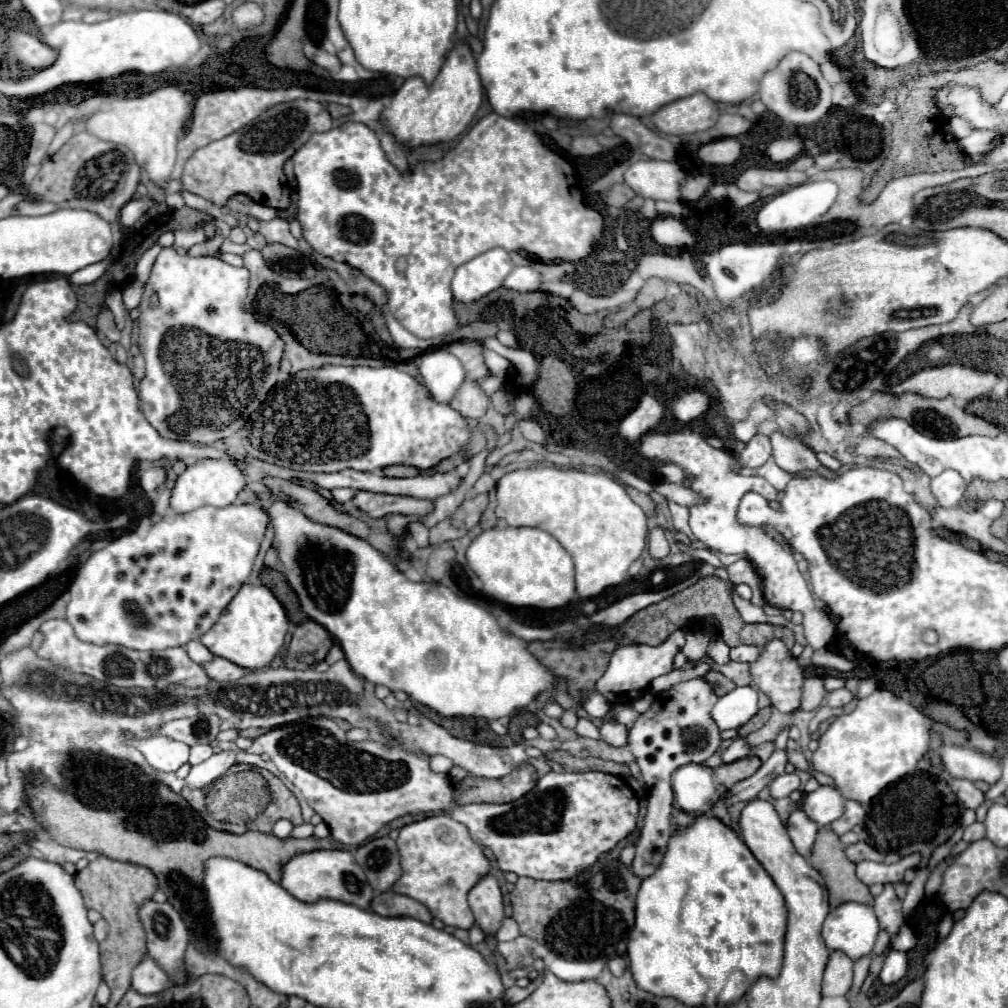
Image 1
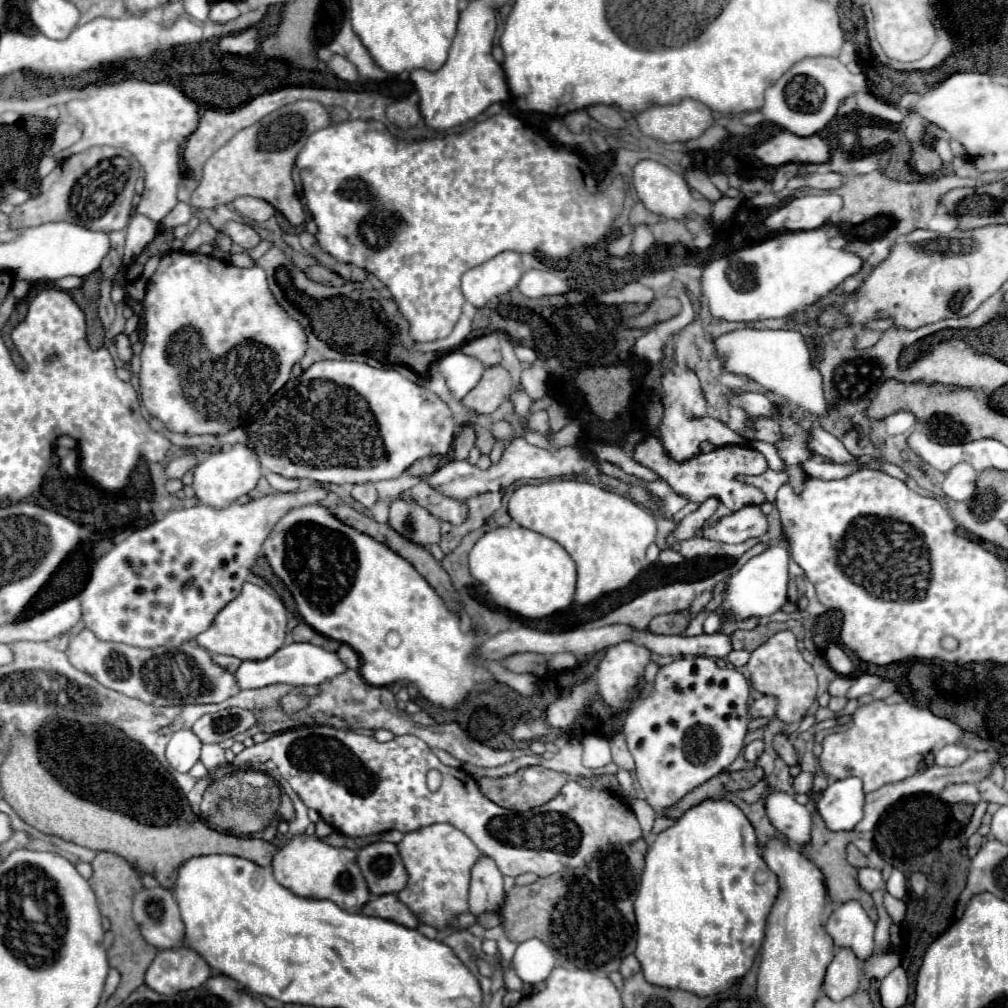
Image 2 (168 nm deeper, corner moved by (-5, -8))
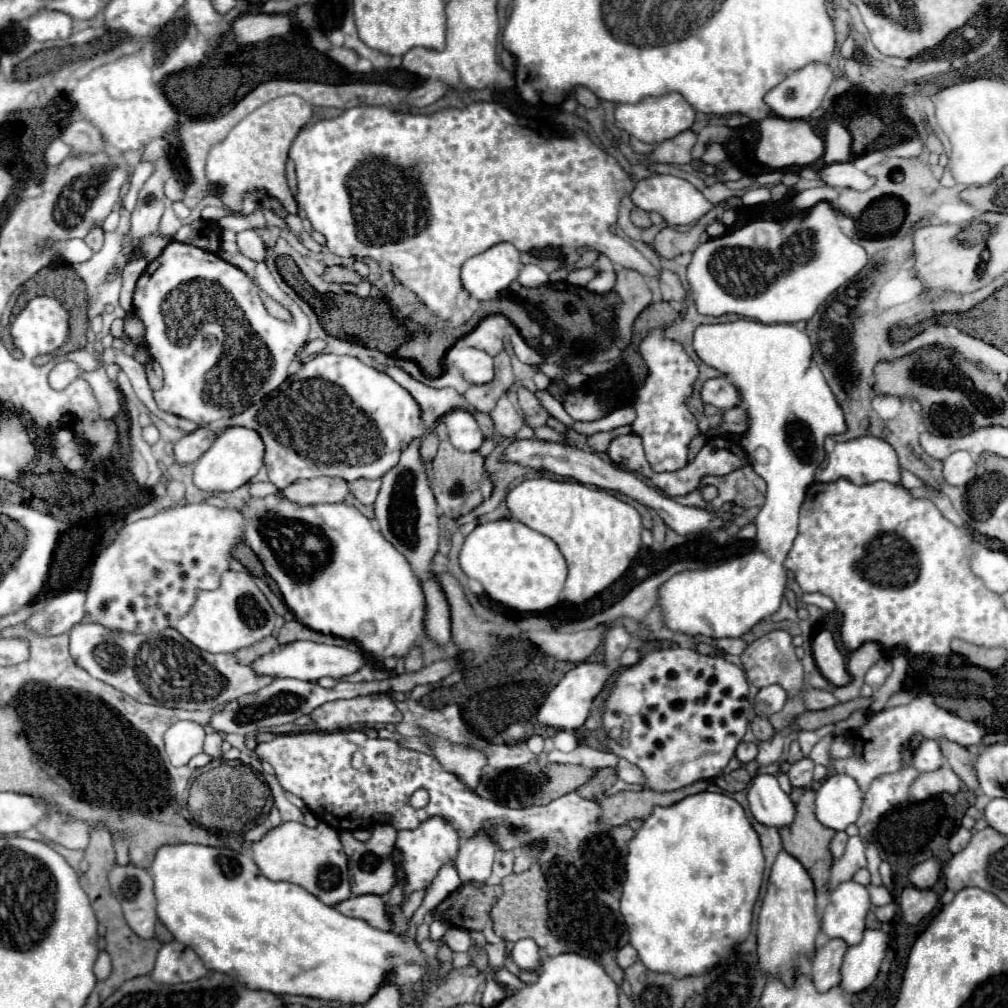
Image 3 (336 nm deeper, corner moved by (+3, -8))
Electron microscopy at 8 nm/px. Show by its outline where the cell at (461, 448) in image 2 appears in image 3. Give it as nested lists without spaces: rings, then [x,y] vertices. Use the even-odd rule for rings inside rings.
[[[439,421],[439,425],[435,427],[435,431],[437,431],[439,439],[441,439],[441,445],[439,445],[437,457],[431,461],[431,465],[433,465],[431,487],[433,487],[437,505],[441,507],[443,515],[455,519],[455,517],[471,513],[477,505],[481,505],[491,495],[495,483],[493,483],[491,475],[487,473],[487,469],[485,469],[485,457],[481,457],[479,451],[463,453],[463,451],[453,449],[453,445],[447,439],[447,429],[445,429],[443,421]]]

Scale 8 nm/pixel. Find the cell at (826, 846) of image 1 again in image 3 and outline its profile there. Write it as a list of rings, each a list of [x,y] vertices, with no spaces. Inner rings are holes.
[[[793,787],[791,801],[793,801],[797,813],[795,813],[795,819],[793,819],[791,825],[779,829],[779,835],[781,835],[781,841],[783,841],[783,849],[787,853],[791,853],[795,859],[801,861],[801,865],[811,875],[811,879],[815,883],[815,889],[817,891],[825,891],[827,889],[827,879],[829,879],[829,869],[831,869],[829,841],[831,841],[835,831],[831,831],[829,827],[823,827],[815,819],[815,791],[813,789],[809,789],[809,787]],[[825,857],[827,857],[827,863],[825,863]]]

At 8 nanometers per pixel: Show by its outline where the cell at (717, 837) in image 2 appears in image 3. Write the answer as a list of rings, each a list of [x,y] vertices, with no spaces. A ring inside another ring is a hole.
[[[703,791],[671,807],[655,807],[629,841],[621,895],[621,915],[629,931],[629,943],[637,949],[645,967],[681,979],[701,975],[719,961],[725,961],[731,947],[749,935],[753,905],[763,881],[763,867],[765,859],[759,835],[733,797]]]

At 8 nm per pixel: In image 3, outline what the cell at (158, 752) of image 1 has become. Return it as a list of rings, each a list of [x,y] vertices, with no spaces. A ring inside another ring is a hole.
[[[177,721],[165,733],[165,749],[175,767],[187,765],[191,757],[203,751],[205,729],[193,721]]]

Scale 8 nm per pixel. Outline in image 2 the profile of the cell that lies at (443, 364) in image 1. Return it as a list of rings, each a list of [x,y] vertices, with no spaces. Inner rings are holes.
[[[451,351],[437,361],[437,367],[447,383],[447,389],[455,399],[463,399],[481,379],[485,367],[459,351]]]

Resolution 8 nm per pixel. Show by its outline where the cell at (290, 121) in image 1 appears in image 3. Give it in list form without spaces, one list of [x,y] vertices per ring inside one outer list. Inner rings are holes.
[[[283,95],[267,101],[263,107],[249,113],[241,123],[237,123],[231,133],[211,147],[207,157],[207,179],[217,187],[219,199],[231,211],[239,211],[243,203],[243,193],[251,189],[261,189],[285,205],[287,213],[297,213],[297,203],[289,191],[285,179],[285,163],[289,147],[303,125],[313,117],[313,107],[299,99],[297,95]]]

